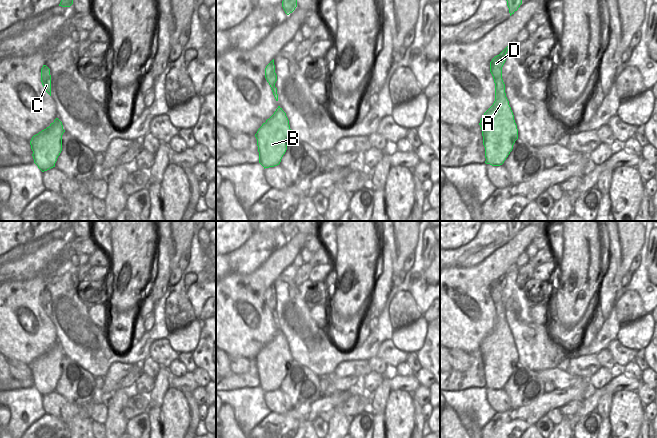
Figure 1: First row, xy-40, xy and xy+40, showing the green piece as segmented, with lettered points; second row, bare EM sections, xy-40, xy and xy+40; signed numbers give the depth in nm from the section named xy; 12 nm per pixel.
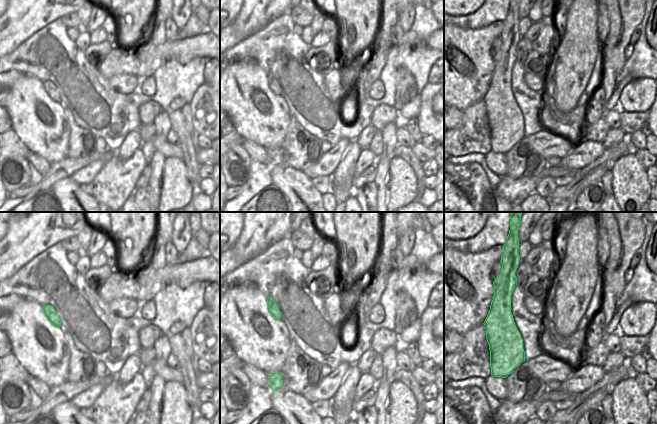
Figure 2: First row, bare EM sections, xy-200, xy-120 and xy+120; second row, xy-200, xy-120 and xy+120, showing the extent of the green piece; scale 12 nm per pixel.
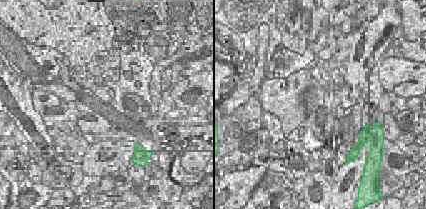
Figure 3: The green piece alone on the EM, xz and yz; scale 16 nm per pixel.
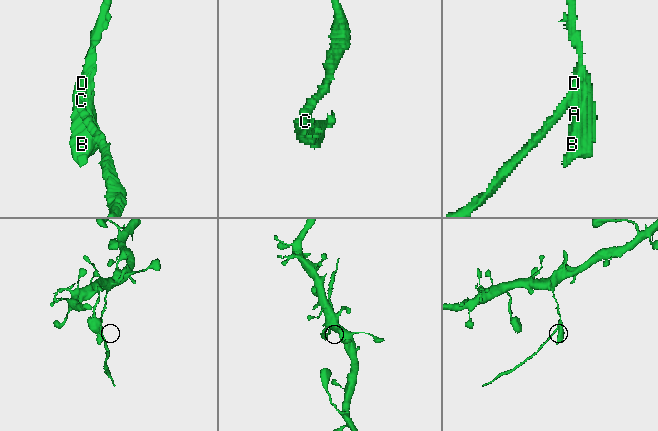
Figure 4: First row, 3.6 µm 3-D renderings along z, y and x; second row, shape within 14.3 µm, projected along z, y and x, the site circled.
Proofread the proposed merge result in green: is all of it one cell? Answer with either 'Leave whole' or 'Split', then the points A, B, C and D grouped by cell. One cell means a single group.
Split. Groups: A B D / C

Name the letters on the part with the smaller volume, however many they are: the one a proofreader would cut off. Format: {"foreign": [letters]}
{"foreign": ["C"]}

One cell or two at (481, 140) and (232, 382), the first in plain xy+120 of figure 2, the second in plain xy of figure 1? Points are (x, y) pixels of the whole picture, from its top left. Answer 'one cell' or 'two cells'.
one cell

